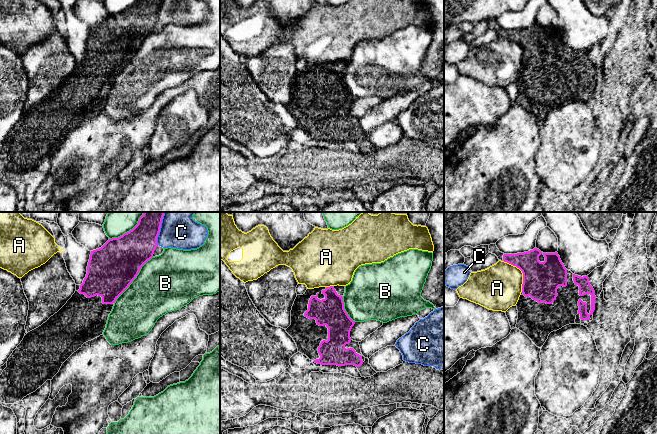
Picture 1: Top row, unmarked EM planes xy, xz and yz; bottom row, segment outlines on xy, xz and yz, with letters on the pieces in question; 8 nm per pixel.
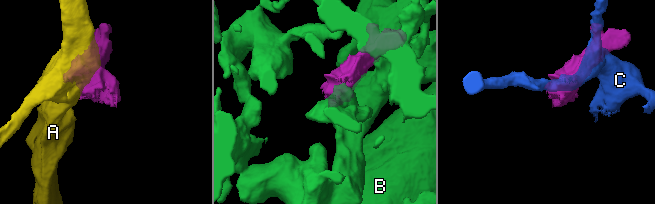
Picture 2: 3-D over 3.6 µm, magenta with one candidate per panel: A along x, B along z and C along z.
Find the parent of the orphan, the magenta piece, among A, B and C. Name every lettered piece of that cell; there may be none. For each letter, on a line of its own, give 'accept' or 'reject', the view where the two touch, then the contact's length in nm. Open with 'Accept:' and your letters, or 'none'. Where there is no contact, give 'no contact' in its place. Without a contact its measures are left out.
Accept: none
A: reject | yz | 300 nm
B: reject | xy | 500 nm
C: reject | xy | 170 nm

